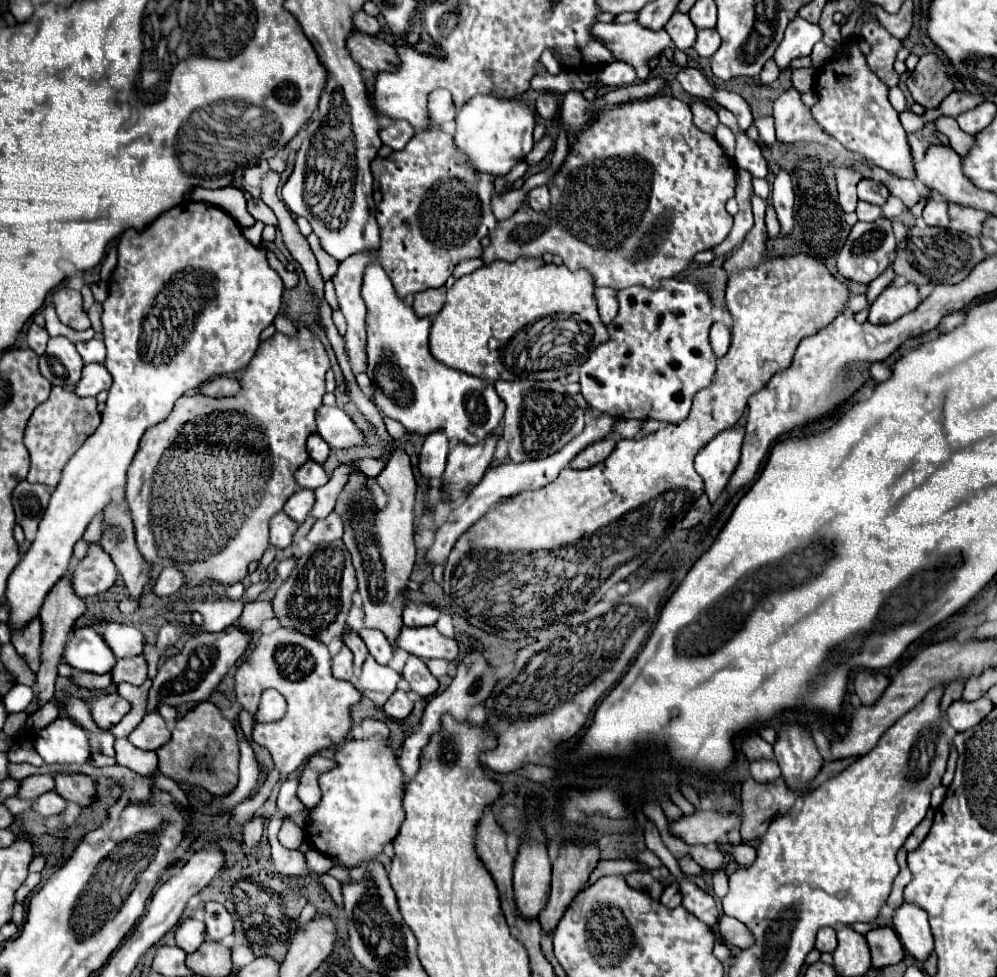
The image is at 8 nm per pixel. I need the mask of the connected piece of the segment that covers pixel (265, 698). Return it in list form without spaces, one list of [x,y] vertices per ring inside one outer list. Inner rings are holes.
[[[264,690],[260,696],[260,706],[254,714],[254,720],[266,724],[266,722],[276,722],[286,716],[286,700],[280,692],[276,690]]]

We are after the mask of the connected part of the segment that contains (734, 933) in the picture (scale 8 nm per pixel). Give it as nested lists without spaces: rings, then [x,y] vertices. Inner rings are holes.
[[[722,916],[718,922],[718,932],[722,936],[722,942],[726,946],[738,946],[738,948],[750,948],[756,940],[754,934],[748,930],[746,924],[742,924],[736,918]]]

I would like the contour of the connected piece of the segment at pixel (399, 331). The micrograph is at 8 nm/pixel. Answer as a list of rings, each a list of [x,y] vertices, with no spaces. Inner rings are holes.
[[[370,264],[364,272],[364,284],[362,284],[362,298],[368,306],[368,378],[372,380],[374,388],[374,404],[378,410],[398,420],[408,432],[428,436],[432,432],[438,432],[444,428],[450,442],[464,442],[464,444],[480,444],[488,436],[496,432],[500,426],[500,420],[504,416],[504,400],[496,394],[494,386],[488,384],[482,378],[464,374],[460,370],[452,370],[440,362],[436,362],[428,350],[428,332],[430,332],[430,318],[418,318],[412,308],[408,308],[394,292],[392,282],[388,274],[378,266]]]

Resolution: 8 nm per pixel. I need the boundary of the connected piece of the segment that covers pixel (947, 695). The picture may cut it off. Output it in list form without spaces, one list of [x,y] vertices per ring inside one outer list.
[[[958,680],[954,684],[948,684],[948,688],[944,690],[944,696],[940,700],[940,710],[944,712],[954,700],[958,700],[962,696],[962,690],[964,690],[964,682],[962,680]]]

